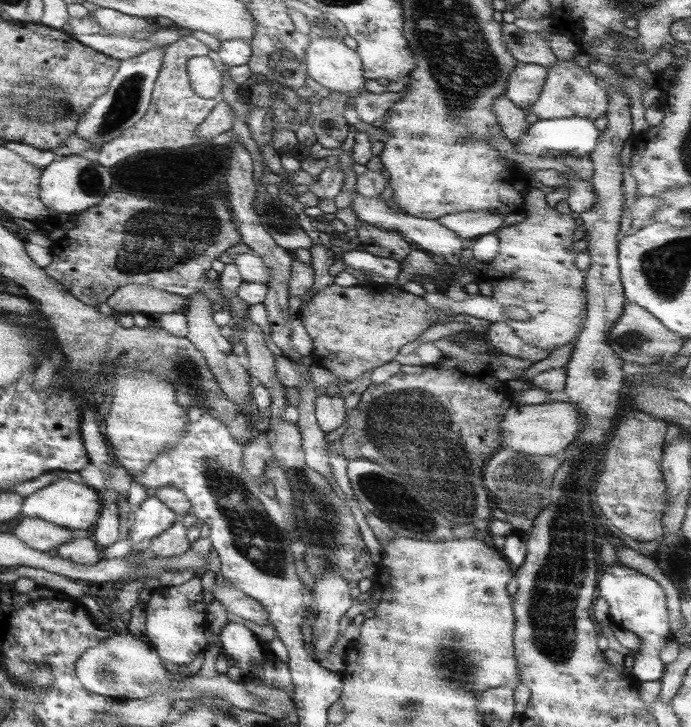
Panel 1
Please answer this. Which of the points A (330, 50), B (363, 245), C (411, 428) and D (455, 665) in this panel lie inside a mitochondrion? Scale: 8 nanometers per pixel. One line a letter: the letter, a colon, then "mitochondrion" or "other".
A: other
B: other
C: mitochondrion
D: mitochondrion

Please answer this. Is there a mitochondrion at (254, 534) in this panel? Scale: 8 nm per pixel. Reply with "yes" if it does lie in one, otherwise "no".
yes

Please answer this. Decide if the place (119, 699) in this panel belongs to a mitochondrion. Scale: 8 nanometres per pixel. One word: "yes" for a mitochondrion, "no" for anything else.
no

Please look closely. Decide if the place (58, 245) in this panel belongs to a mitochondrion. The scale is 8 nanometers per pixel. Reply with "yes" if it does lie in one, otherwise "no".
no

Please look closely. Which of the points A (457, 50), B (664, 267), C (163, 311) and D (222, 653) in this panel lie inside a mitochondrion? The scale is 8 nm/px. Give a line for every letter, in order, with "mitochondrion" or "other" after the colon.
A: mitochondrion
B: mitochondrion
C: other
D: other

